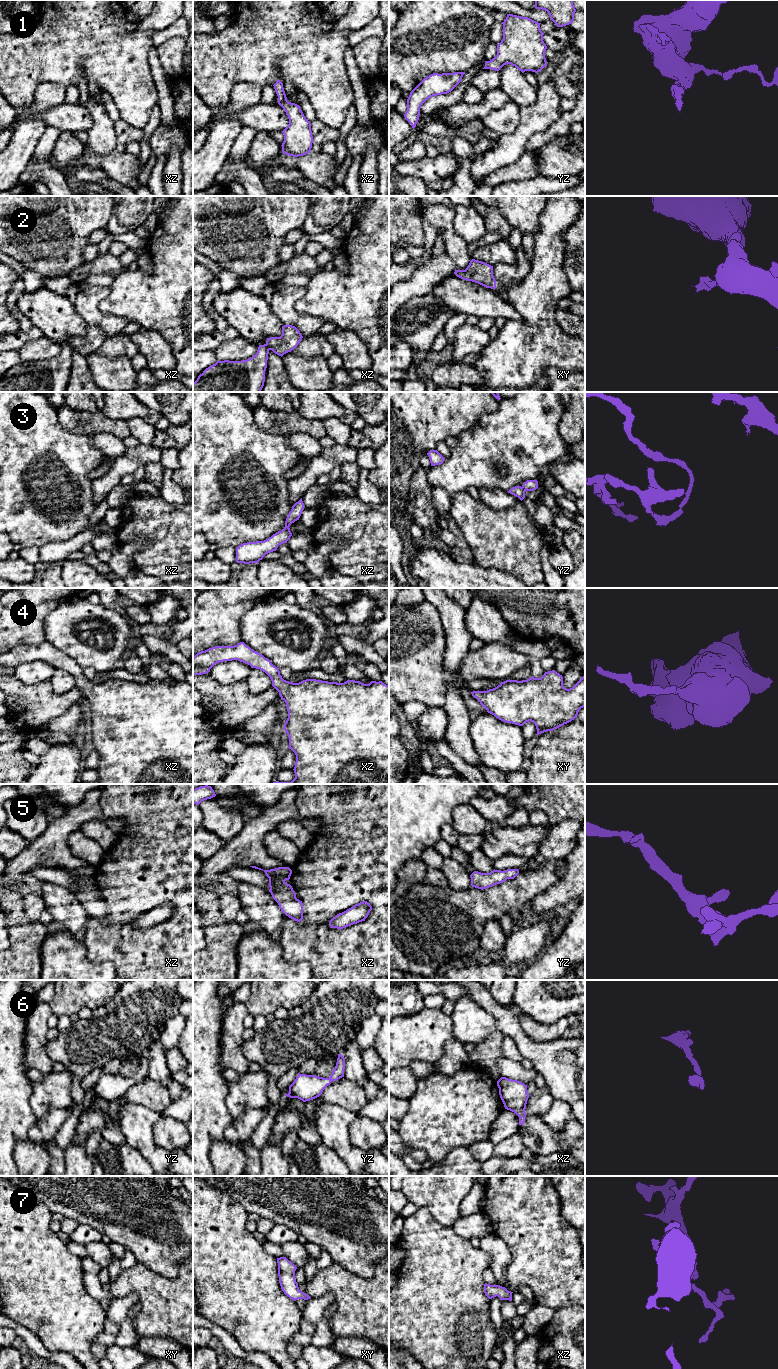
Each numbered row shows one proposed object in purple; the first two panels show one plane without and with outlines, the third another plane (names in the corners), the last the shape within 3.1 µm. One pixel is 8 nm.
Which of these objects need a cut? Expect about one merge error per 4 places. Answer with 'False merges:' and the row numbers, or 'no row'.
False merges: 3

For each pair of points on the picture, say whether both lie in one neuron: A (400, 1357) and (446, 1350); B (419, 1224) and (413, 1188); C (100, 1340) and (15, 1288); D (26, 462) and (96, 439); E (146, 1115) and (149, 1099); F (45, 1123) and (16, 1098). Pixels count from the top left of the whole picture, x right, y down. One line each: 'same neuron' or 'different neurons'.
A: different neurons
B: different neurons
C: different neurons
D: different neurons
E: different neurons
F: different neurons

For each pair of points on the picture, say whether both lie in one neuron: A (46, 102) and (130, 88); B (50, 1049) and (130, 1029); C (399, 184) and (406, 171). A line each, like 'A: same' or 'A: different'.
A: different
B: same
C: different

